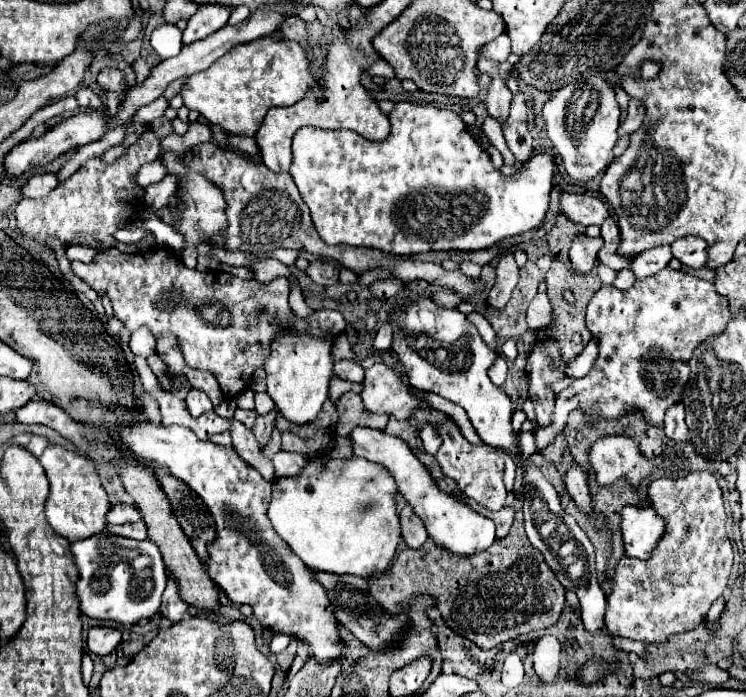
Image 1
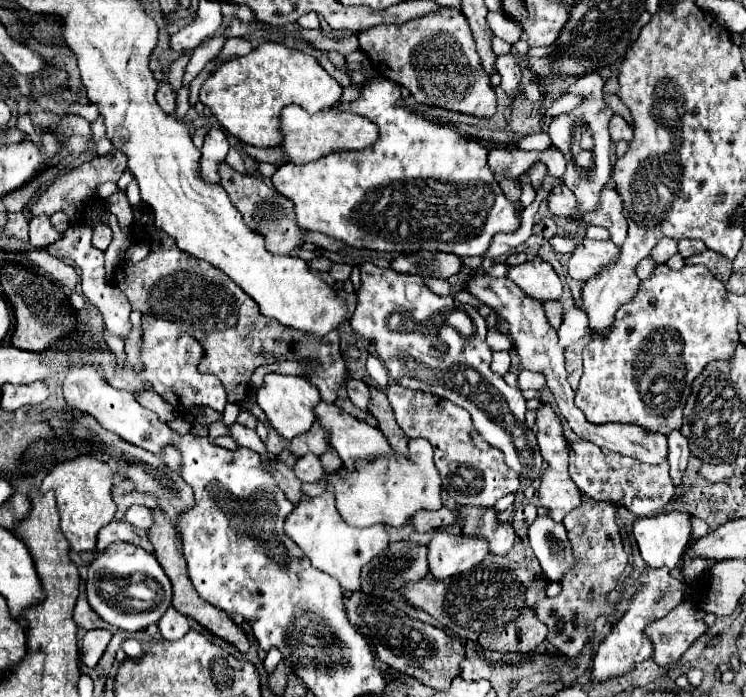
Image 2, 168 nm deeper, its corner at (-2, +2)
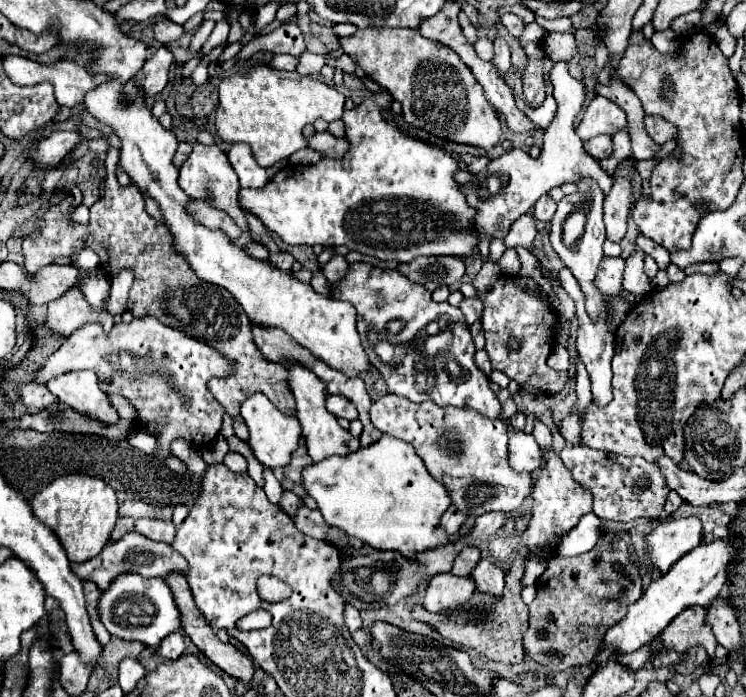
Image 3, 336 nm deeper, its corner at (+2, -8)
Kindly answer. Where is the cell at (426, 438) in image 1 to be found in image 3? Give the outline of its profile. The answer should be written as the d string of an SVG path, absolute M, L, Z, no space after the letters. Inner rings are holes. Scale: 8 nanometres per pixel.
M383 435L369 447L345 457L329 457L303 469L303 489L311 495L329 525L335 525L363 543L381 551L399 551L415 559L415 553L435 549L453 541L437 529L451 499L437 483L415 449L399 439Z

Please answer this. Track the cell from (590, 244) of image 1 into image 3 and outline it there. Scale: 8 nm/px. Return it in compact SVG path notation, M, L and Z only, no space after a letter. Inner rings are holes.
M605 257L603 263L599 263L599 271L595 275L595 287L603 291L603 295L615 295L621 289L625 271L625 259L623 257Z

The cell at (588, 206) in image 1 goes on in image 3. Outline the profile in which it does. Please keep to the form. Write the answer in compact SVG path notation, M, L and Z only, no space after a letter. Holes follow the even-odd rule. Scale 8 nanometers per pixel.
M543 195L537 203L535 203L535 219L537 221L549 221L553 215L555 215L555 209L557 209L557 203L549 197L549 195Z

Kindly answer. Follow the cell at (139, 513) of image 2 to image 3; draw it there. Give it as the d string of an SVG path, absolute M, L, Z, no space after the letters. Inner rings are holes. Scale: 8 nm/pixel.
M137 519L135 521L135 533L145 535L153 541L171 543L175 537L177 527L171 521L157 521L157 519Z

